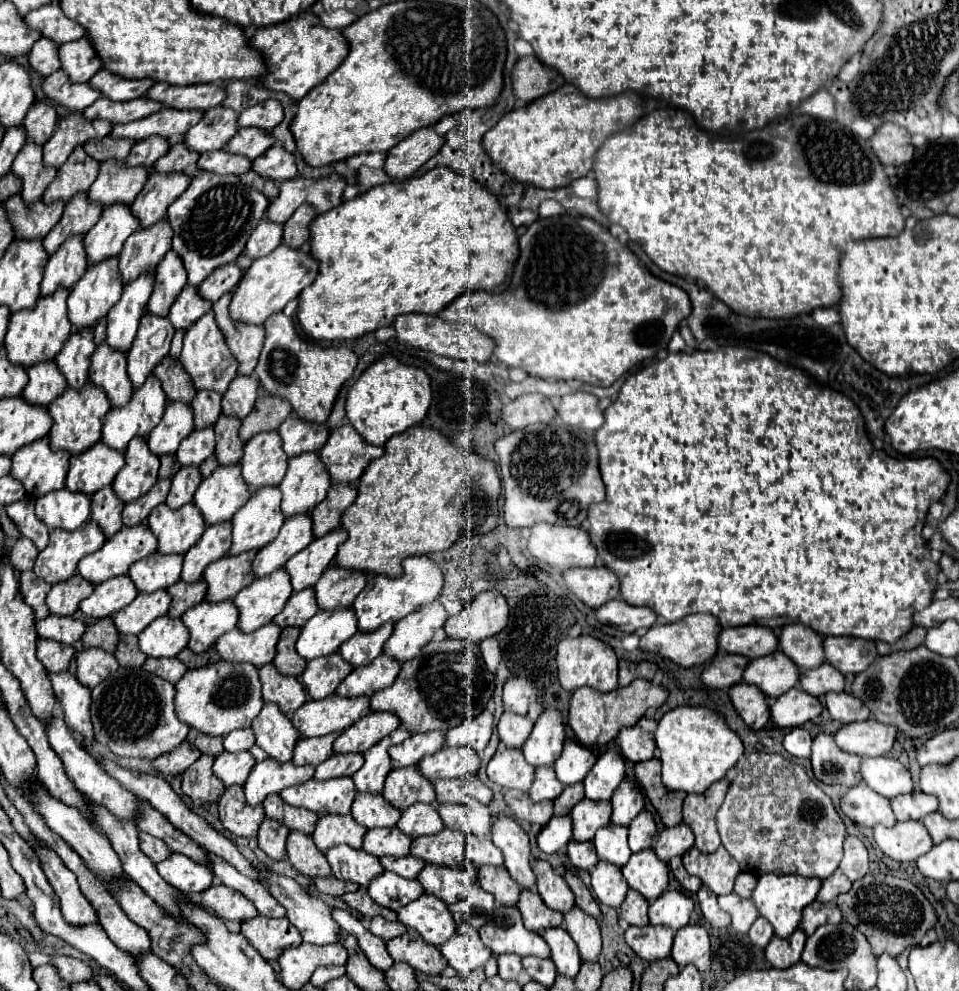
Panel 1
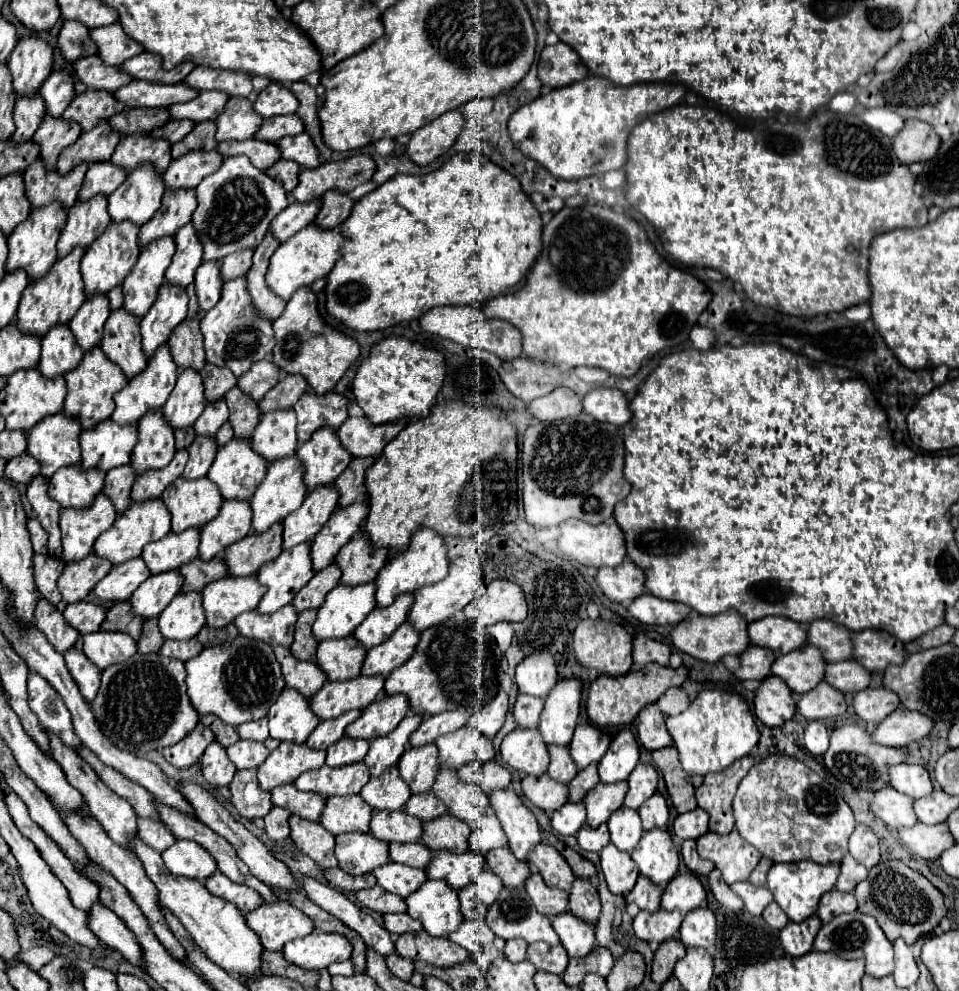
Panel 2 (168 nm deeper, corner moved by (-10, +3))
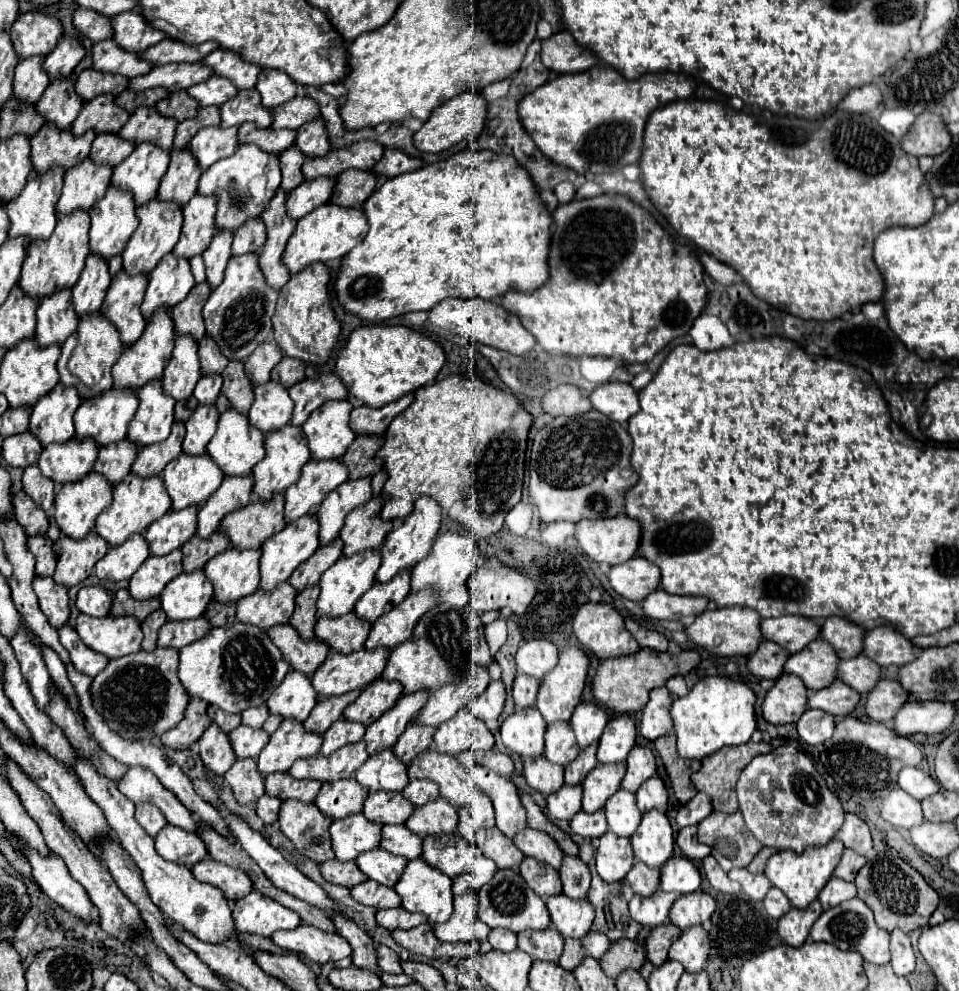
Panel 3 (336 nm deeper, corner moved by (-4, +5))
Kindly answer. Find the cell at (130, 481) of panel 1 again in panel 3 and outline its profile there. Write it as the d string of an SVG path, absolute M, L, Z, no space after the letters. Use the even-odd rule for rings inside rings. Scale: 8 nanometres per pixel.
M152 380L138 390L138 410L128 428L128 438L136 446L156 444L168 438L174 424L174 398L162 390L162 380Z

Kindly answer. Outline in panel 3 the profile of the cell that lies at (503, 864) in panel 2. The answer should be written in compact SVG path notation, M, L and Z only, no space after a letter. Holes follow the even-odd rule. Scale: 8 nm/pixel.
M498 828L478 830L476 832L476 846L484 856L490 856L498 868L514 868L524 860L524 854L514 846L514 842Z

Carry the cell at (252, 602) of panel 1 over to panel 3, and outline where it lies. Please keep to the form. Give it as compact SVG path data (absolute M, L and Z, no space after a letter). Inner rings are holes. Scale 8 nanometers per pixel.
M306 514L290 524L286 524L284 530L280 530L278 534L270 536L270 540L266 540L262 544L262 558L260 558L260 588L270 592L272 588L276 588L276 584L280 584L282 580L288 580L290 574L294 572L294 568L298 568L298 564L302 564L302 560L308 560L320 546L318 542L318 516L316 514Z

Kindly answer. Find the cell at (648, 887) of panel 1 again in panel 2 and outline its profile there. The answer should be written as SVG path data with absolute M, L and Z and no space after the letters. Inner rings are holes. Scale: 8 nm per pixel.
M652 830L644 832L636 850L632 852L632 860L640 868L640 874L666 888L668 882L678 874L680 856L674 850L670 832Z

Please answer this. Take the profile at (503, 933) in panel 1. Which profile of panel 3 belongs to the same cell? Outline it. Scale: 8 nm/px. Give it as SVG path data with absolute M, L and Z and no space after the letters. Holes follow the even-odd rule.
M516 868L496 870L492 880L478 890L478 896L480 896L478 916L490 928L510 928L512 932L522 932L522 930L546 930L550 926L546 902L526 884L526 880L520 876Z

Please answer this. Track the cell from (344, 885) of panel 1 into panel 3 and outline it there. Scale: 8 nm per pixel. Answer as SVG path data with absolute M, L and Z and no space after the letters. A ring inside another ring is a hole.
M328 860L320 866L320 872L322 876L332 882L332 884L340 884L340 886L346 886L346 888L352 888L354 884L360 884L364 882L368 876L356 866L356 862L348 860L348 862L340 862L340 860Z

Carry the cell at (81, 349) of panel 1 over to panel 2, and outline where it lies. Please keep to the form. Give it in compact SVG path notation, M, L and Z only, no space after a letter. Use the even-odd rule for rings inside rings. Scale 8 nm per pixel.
M92 298L92 302L84 302L84 306L80 306L80 310L76 312L76 318L72 318L72 322L68 324L78 346L88 352L92 348L96 348L100 344L102 338L102 328L104 322L110 316L110 308L108 308L108 298Z

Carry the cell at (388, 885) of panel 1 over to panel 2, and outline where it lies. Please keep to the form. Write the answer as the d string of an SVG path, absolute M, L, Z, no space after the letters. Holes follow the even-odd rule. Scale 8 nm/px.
M388 862L386 866L380 866L374 872L374 876L386 892L396 894L400 898L410 896L428 880L424 870L416 870L416 868L410 868L404 864L396 864L396 862Z

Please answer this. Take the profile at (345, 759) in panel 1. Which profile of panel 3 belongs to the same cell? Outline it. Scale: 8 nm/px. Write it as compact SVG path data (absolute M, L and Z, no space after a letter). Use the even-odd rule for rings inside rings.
M336 720L326 732L324 732L324 742L322 742L322 750L320 754L324 756L330 756L336 748L342 748L346 744L352 744L352 742L358 742L362 736L364 736L364 730L366 726L364 724L356 724L356 722L350 722L350 720Z

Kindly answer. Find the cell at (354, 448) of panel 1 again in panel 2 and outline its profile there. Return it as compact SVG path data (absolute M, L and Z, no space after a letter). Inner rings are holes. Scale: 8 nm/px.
M366 416L362 418L348 418L344 426L336 432L344 450L352 454L352 458L378 458L386 444L398 436L404 428L404 422L374 426L368 422Z

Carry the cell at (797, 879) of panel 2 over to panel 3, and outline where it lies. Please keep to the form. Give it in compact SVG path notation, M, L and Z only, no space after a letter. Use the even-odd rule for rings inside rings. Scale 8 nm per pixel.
M832 838L824 846L810 846L802 854L796 854L792 850L780 850L774 856L770 856L764 874L768 876L768 880L776 888L780 888L788 896L788 900L790 900L790 904L794 908L808 908L810 902L814 898L818 898L820 890L832 878L832 872L834 872L836 864L840 862L842 852L844 852L844 844L840 840L836 840L836 838Z

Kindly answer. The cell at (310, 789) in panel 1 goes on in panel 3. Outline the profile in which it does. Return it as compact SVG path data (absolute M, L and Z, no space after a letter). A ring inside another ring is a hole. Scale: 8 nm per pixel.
M358 740L354 744L346 744L338 748L330 756L316 754L312 758L302 758L296 760L294 766L290 768L290 774L298 780L302 778L312 778L318 782L334 782L340 778L352 778L358 766L362 766L368 758L366 752L366 742Z

